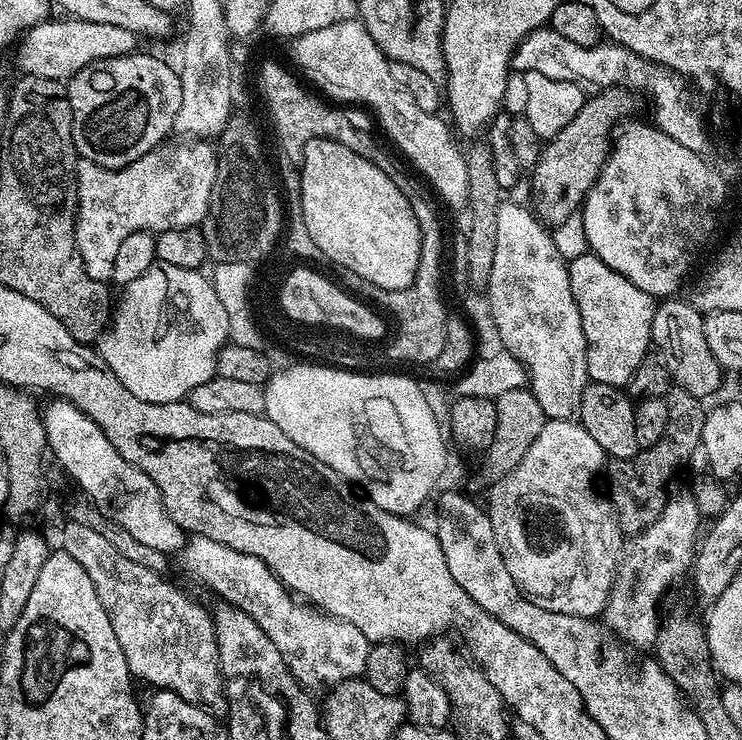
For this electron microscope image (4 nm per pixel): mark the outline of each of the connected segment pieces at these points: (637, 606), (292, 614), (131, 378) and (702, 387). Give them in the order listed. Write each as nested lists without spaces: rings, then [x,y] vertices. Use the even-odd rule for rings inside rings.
[[[684,488],[676,493],[671,493],[662,514],[645,531],[627,539],[621,547],[620,561],[616,565],[616,578],[608,594],[608,600],[602,613],[603,627],[621,643],[632,644],[642,650],[655,647],[660,625],[658,606],[666,590],[683,575],[691,571],[692,561],[695,560],[695,550],[698,546],[698,528],[702,523],[700,511],[694,503],[694,498],[689,489]]]
[[[199,534],[185,543],[183,556],[185,566],[198,579],[208,580],[209,586],[220,598],[236,595],[235,606],[252,618],[266,638],[274,642],[297,684],[308,690],[327,689],[343,680],[363,677],[370,647],[366,634],[350,622],[327,615],[307,603],[297,602],[286,591],[284,583],[258,558],[222,546]]]
[[[157,262],[150,266],[150,270],[146,270],[146,274],[142,274],[142,278],[134,278],[134,282],[123,285],[121,292],[124,293],[118,296],[114,304],[110,330],[105,331],[98,341],[98,354],[104,360],[104,367],[114,374],[114,378],[118,378],[118,382],[122,382],[122,386],[126,386],[126,390],[130,390],[130,394],[134,398],[138,398],[142,402],[154,402],[155,404],[180,402],[187,398],[196,386],[202,386],[202,382],[206,382],[211,376],[216,375],[216,356],[230,340],[228,319],[226,318],[226,306],[222,306],[211,279],[203,271]]]
[[[668,298],[656,305],[652,323],[654,352],[675,387],[695,396],[707,398],[719,390],[722,369],[710,354],[710,346],[706,346],[704,316],[687,299],[680,299]]]

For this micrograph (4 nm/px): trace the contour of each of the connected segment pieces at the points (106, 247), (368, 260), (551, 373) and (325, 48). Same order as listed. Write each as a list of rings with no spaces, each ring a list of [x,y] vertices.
[[[189,139],[173,148],[161,146],[140,156],[124,168],[103,168],[89,160],[76,165],[76,245],[84,272],[90,278],[111,281],[118,246],[129,234],[159,234],[171,228],[194,228],[204,223],[212,191],[216,185],[216,150],[207,139]]]
[[[312,140],[304,147],[303,161],[299,165],[300,179],[298,185],[301,194],[301,212],[305,220],[306,230],[309,231],[311,247],[317,252],[320,251],[332,264],[337,264],[340,268],[345,268],[348,272],[353,272],[353,277],[365,280],[368,284],[373,284],[376,288],[381,288],[387,292],[401,292],[403,288],[409,288],[414,282],[416,271],[418,270],[418,229],[416,219],[408,206],[408,199],[404,197],[399,188],[392,187],[392,183],[384,178],[383,172],[376,171],[375,166],[370,164],[366,158],[353,156],[349,148],[341,148],[333,140]]]
[[[501,203],[498,210],[498,243],[494,245],[494,266],[486,293],[486,305],[493,314],[501,334],[500,343],[513,355],[527,372],[530,391],[550,420],[566,420],[577,415],[582,390],[588,379],[588,343],[582,330],[582,318],[568,278],[568,266],[552,241],[552,232],[541,224],[531,207]]]
[[[340,18],[325,29],[295,37],[296,49],[292,56],[296,59],[297,66],[304,71],[303,79],[313,89],[321,90],[320,88],[325,87],[323,95],[333,101],[345,100],[348,104],[365,104],[372,108],[373,114],[380,119],[385,134],[404,151],[405,158],[432,183],[433,190],[450,207],[463,209],[468,203],[465,153],[462,148],[460,152],[459,146],[452,141],[453,129],[447,123],[444,125],[439,120],[439,115],[422,110],[418,102],[410,98],[405,88],[394,82],[388,57],[374,42],[374,38],[370,38],[370,34],[361,31],[361,28],[359,19],[352,18],[352,21],[348,21]]]

